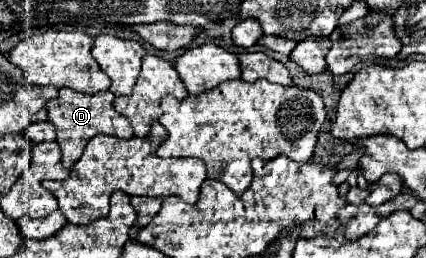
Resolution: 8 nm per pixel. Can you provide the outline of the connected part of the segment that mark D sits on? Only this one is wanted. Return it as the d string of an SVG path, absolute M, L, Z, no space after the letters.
M61 88L59 96L49 100L47 112L49 112L49 120L53 122L53 126L57 130L57 142L61 146L61 154L63 154L61 162L65 168L71 168L81 158L85 144L97 134L109 134L115 138L133 138L133 128L125 116L115 112L113 98L115 96L109 90L87 96L87 94L69 90L69 88Z

